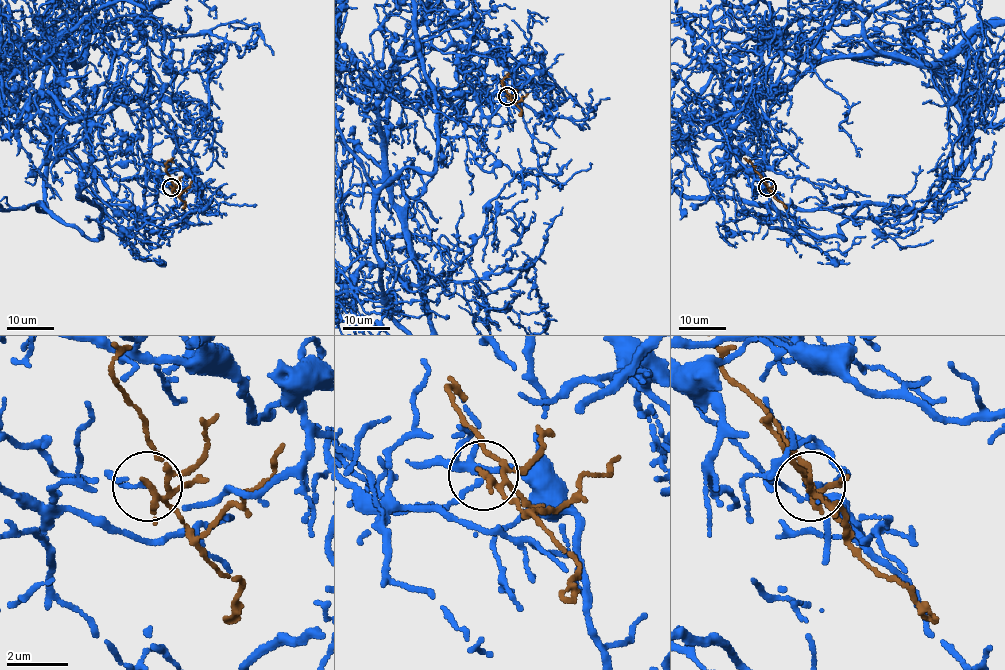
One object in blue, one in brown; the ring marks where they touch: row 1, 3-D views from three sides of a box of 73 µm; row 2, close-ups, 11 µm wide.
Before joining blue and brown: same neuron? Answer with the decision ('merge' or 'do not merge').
do not merge

